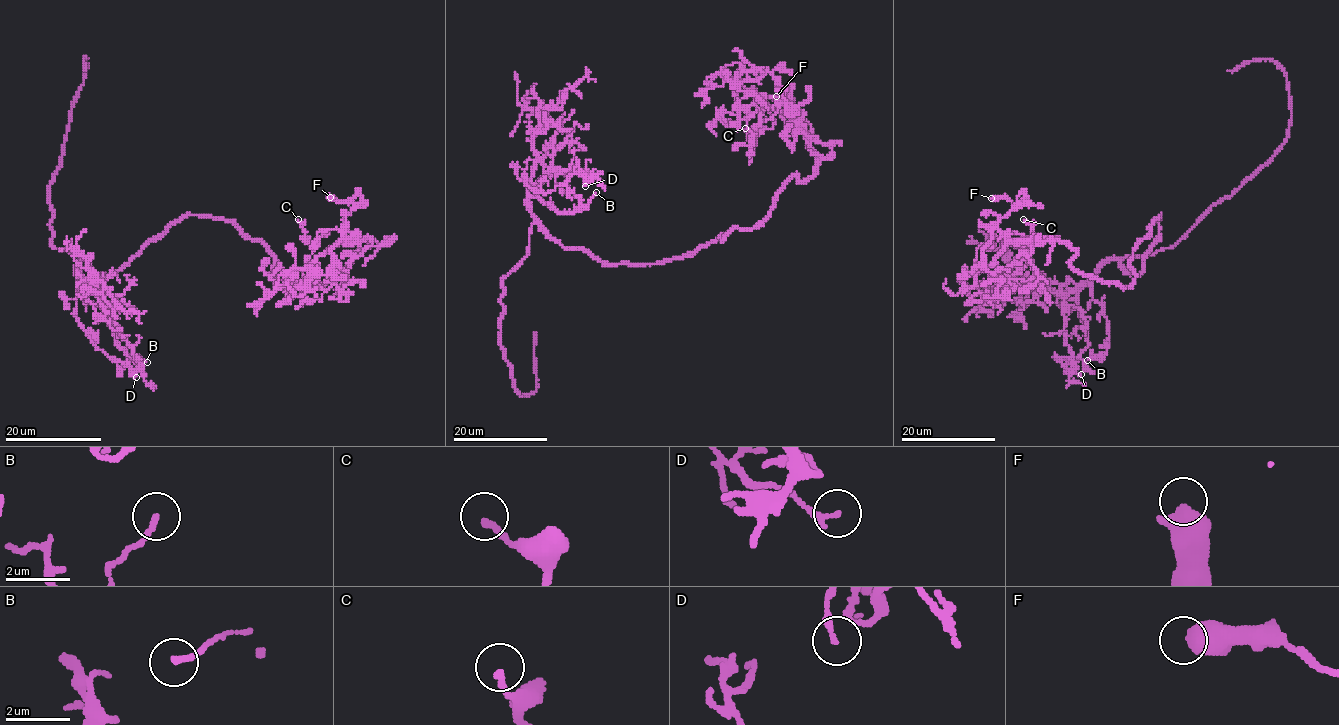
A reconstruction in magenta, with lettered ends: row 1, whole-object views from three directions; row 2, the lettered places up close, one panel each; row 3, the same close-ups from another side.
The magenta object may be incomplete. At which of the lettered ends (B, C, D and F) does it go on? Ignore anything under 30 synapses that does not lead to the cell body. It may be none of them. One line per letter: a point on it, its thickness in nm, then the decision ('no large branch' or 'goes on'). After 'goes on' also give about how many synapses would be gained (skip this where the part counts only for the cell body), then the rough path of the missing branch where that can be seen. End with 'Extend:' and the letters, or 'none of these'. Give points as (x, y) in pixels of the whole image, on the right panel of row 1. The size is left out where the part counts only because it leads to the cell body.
B: (1087, 360) | 160 nm | no large branch
C: (1023, 219) | 220 nm | no large branch
D: (1081, 374) | 200 nm | no large branch
F: (991, 198) | 650 nm | no large branch
Extend: none of these

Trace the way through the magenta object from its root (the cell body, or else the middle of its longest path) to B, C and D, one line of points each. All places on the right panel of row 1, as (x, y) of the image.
B: (1159, 215), (1158, 238), (1139, 273), (1111, 259), (1092, 282), (1091, 295), (1107, 320), (1108, 348), (1087, 360)
C: (1159, 215), (1133, 252), (1128, 288), (1079, 273), (1066, 244), (1012, 243), (991, 230), (1034, 241), (1023, 219)
D: (1159, 215), (1158, 238), (1139, 273), (1111, 259), (1079, 292), (1088, 346), (1067, 367), (1081, 374)

